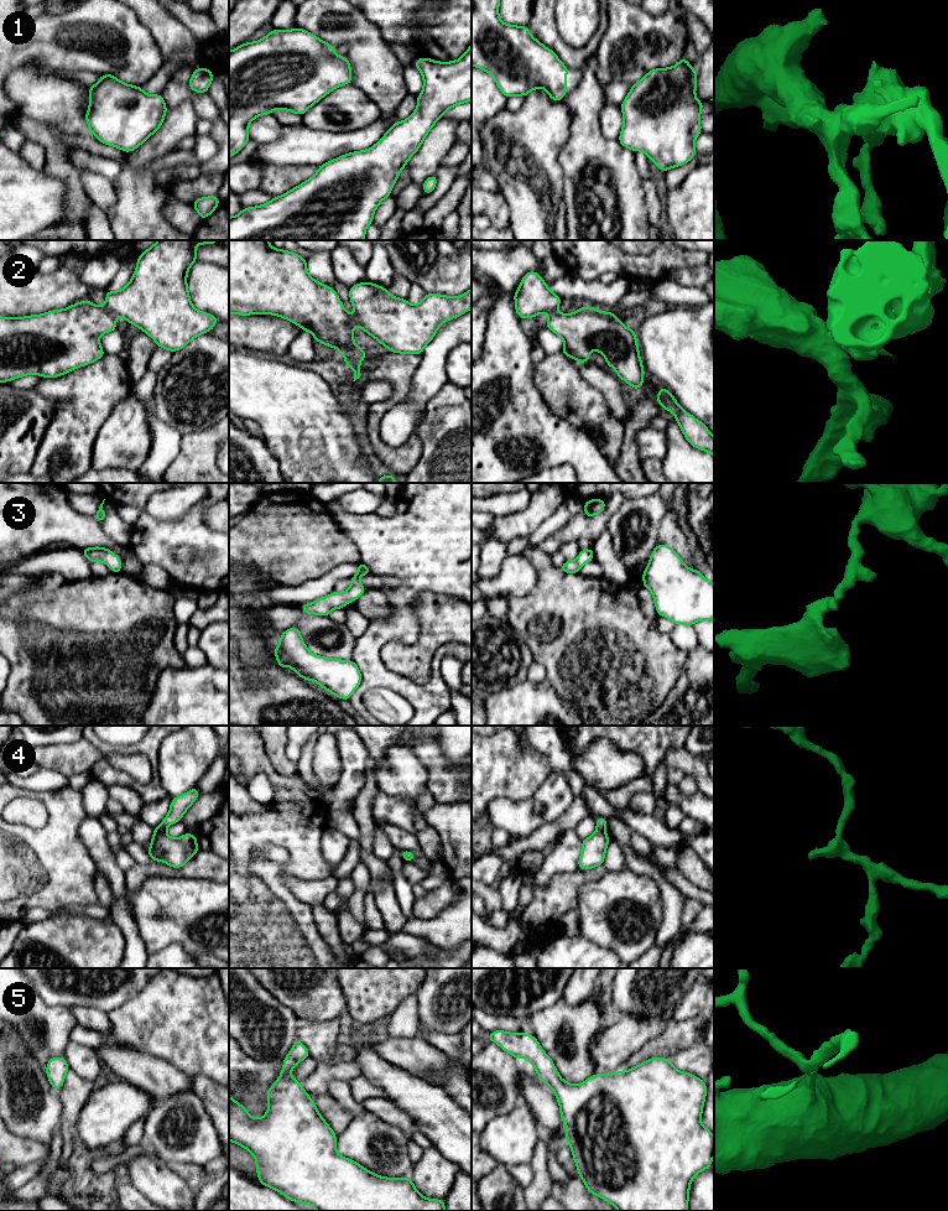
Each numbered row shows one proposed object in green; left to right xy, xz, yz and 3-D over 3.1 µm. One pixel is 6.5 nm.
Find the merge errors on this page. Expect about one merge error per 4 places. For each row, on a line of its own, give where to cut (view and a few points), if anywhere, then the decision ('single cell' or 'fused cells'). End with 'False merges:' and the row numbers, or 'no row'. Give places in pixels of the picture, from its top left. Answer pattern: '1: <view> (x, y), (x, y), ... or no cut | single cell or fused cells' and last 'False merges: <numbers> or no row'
1: no cut | single cell
2: xy (103, 306), (115, 315) | fused cells
3: no cut | single cell
4: no cut | single cell
5: no cut | single cell
False merges: 2

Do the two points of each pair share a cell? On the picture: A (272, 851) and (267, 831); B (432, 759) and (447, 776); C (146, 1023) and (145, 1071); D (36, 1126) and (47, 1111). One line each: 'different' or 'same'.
A: different
B: same
C: different
D: same

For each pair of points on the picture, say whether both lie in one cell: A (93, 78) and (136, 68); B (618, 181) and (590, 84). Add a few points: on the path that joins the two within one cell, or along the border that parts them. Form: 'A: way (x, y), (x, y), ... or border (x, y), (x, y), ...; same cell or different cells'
A: border (71, 69), (88, 69), (100, 74); different cells
B: way (597, 157), (589, 150), (589, 108); same cell

